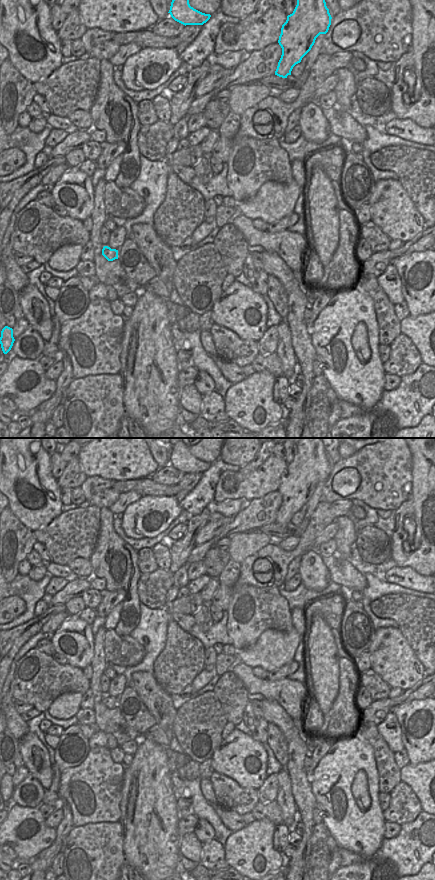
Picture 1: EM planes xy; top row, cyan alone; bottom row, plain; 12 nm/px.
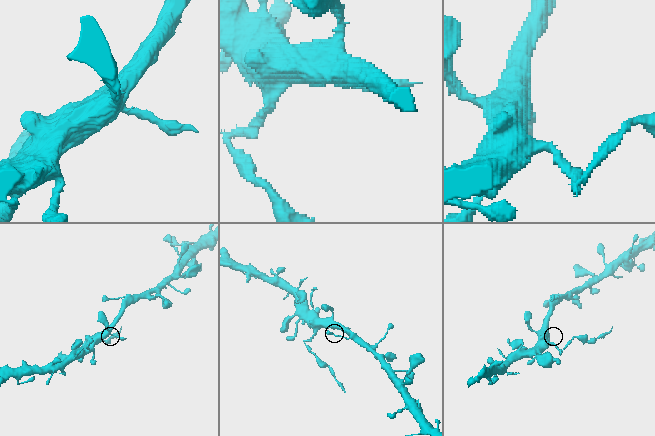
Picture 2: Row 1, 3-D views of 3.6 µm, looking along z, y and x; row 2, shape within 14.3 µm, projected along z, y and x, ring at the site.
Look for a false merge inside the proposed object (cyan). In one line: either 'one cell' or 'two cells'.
two cells

